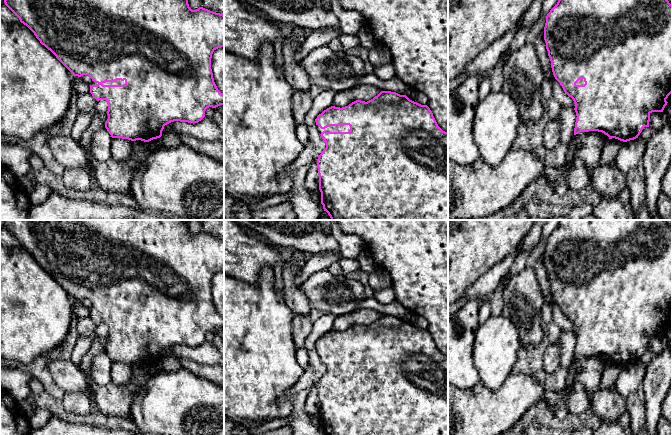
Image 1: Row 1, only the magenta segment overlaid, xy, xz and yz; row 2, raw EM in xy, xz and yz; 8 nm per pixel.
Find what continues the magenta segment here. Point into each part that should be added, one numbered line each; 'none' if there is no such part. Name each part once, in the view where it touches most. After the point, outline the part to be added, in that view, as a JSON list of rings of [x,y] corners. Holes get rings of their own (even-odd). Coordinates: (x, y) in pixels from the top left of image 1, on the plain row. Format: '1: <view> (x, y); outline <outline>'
1: xz (341, 352); outline [[[316,349],[316,353],[321,358],[323,355],[326,356],[349,356],[350,350],[349,349],[339,349],[339,350],[330,350],[325,353],[321,353],[318,349]]]

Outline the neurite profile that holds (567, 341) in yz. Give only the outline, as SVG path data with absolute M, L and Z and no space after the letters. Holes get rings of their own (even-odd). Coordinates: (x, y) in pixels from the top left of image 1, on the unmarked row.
M562 331L558 343L561 351L560 365L569 368L574 361L574 352L576 346L576 336L574 333Z

